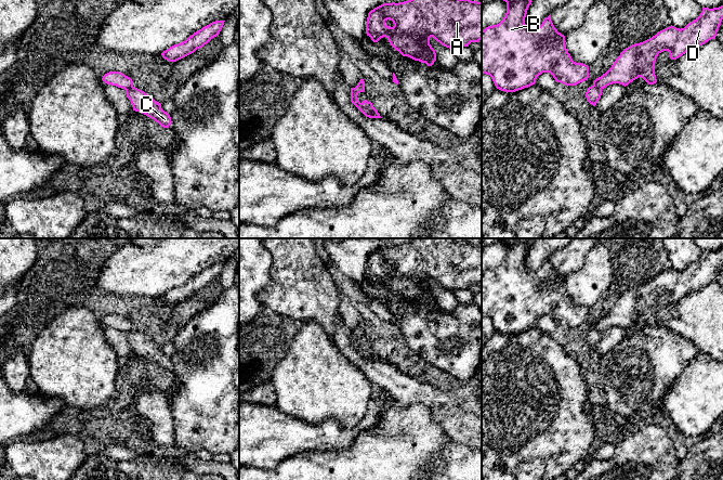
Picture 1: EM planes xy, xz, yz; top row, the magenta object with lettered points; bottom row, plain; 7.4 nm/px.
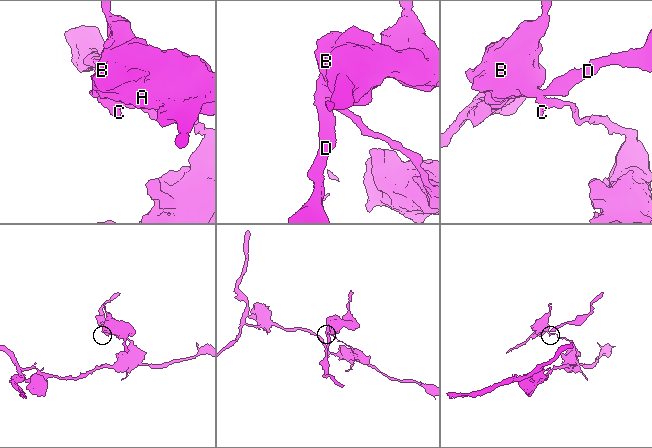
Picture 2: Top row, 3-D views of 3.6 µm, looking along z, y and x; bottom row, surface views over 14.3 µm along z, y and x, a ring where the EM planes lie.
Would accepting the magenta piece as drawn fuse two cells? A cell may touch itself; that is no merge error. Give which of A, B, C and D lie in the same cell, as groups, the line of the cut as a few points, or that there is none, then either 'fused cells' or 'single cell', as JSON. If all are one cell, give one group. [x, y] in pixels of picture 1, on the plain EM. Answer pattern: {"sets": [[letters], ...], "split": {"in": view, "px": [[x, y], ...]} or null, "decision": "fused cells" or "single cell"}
{"sets": [["A", "B", "D"], ["C"]], "split": {"in": "xz", "px": [[362, 346], [376, 360]]}, "decision": "fused cells"}

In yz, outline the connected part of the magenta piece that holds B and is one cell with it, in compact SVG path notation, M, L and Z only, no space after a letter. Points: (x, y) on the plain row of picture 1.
M499 238L507 245L503 262L482 273L482 316L489 317L497 332L515 335L536 326L542 315L550 315L556 325L576 328L589 321L589 309L573 303L565 289L565 278L554 270L551 258L538 270L525 267L531 247L529 238Z

